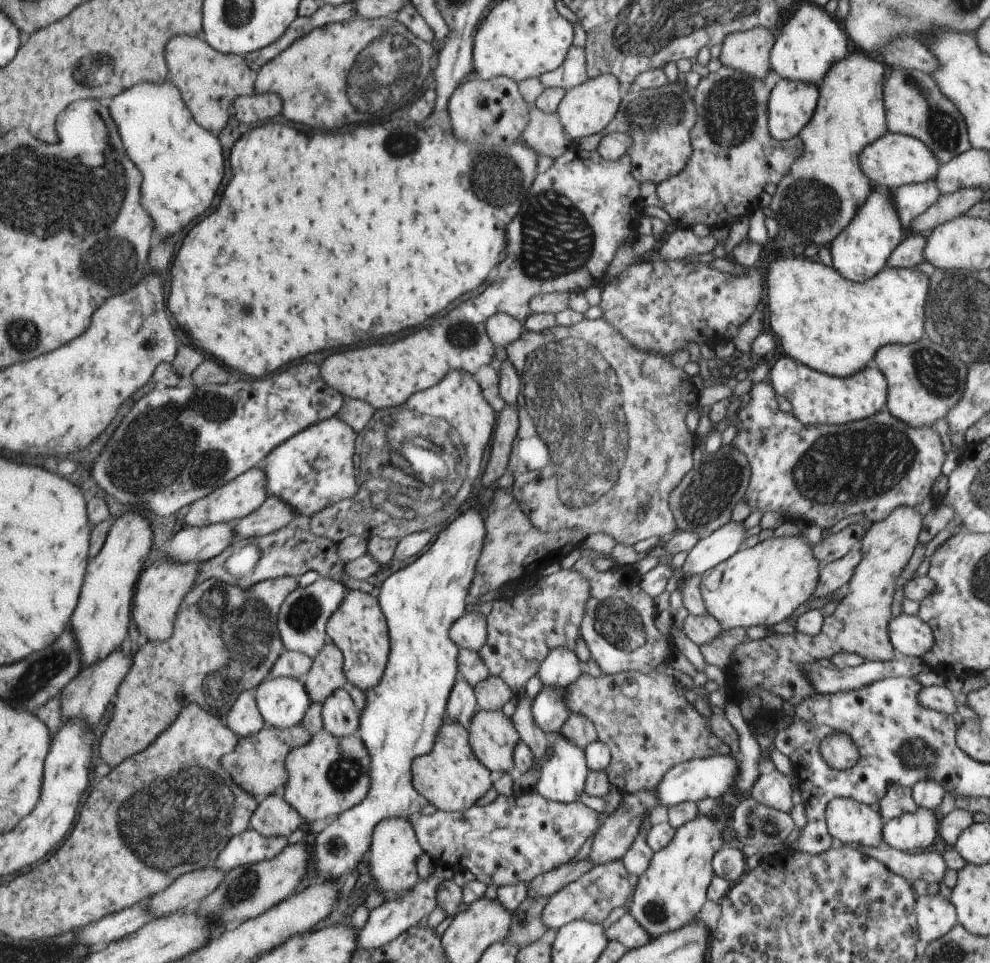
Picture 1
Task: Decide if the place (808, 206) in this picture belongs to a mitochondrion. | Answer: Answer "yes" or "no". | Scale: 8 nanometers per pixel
yes

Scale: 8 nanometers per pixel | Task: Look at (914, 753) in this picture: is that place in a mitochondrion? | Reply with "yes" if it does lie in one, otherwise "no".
yes

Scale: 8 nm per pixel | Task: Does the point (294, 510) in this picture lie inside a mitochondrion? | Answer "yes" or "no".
no

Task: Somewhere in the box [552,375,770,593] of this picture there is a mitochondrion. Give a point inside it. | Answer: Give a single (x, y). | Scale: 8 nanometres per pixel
(706, 497)

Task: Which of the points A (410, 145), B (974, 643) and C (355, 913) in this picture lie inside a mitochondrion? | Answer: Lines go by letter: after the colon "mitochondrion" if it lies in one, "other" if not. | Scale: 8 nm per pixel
A: mitochondrion
B: other
C: other

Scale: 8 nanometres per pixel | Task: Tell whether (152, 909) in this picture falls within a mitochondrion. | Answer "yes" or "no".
no

